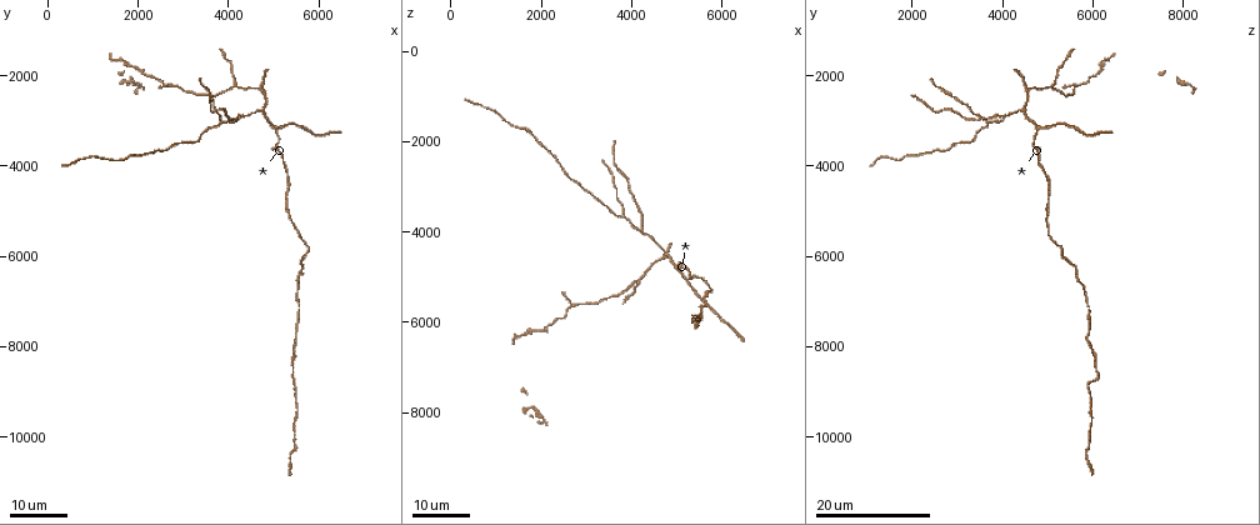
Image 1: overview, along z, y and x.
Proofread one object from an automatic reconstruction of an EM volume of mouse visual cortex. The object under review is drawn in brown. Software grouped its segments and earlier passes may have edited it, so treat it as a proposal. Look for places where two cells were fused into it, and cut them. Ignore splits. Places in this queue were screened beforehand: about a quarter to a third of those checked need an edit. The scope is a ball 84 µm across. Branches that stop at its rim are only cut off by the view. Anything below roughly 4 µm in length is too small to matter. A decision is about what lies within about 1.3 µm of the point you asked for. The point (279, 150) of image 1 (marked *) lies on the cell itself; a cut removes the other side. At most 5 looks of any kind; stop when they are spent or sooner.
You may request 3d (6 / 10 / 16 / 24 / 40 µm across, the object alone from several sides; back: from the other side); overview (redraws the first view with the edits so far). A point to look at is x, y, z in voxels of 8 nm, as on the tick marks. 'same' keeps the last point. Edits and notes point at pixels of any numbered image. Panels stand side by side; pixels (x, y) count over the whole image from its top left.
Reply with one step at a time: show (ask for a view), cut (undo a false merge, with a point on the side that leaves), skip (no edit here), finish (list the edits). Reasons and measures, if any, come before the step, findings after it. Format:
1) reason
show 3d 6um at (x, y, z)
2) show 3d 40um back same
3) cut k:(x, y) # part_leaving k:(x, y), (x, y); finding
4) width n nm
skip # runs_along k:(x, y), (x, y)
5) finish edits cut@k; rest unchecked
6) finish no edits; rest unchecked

three arms meet
show 3d 16um at (3800, 3000, 3700)

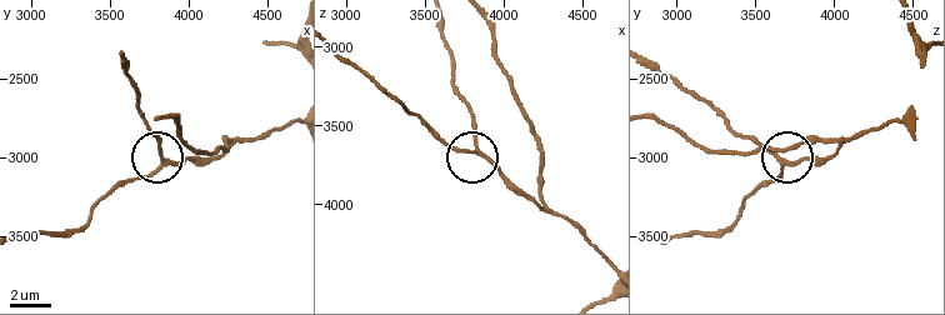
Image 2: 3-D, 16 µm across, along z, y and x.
show 3d 10um at (3840, 3020, 3660)

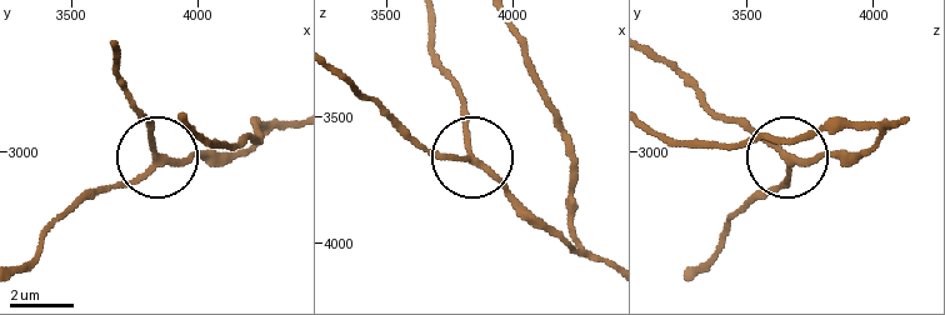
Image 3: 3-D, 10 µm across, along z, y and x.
width 170 nm
skip # runs_along 3:(904, 121), (846, 156), (790, 156), (729, 119); one cell here

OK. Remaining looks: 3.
two arms in line, one across
show 3d 16um at (4100, 2200, 5150)

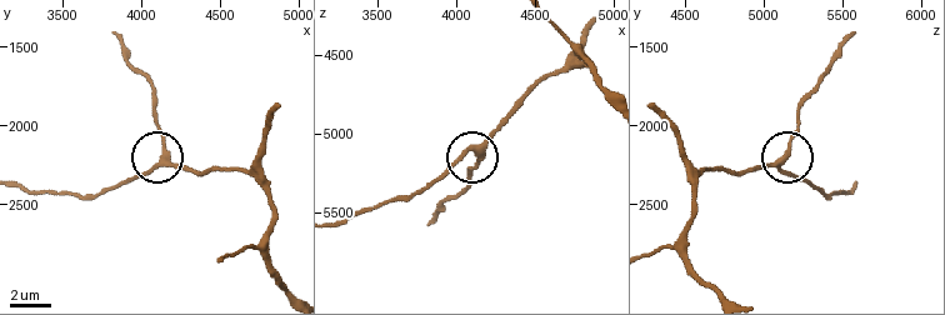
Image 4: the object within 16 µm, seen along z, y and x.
show 3d 6um at (4100, 2260, 5100)

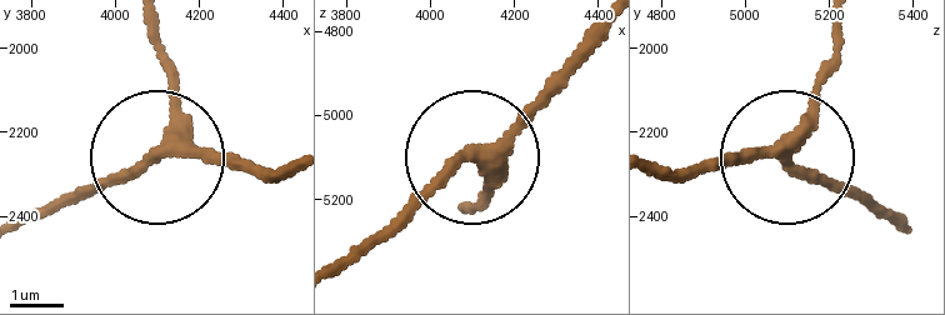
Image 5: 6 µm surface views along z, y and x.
width 270 nm
skip # runs_along 5:(603, 29), (483, 149), (473, 213); continuous, no second cell

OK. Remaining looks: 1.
finish no edits; rest unchecked

